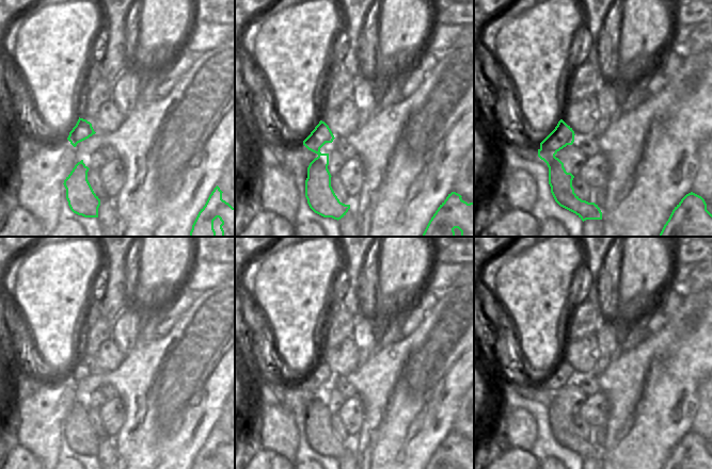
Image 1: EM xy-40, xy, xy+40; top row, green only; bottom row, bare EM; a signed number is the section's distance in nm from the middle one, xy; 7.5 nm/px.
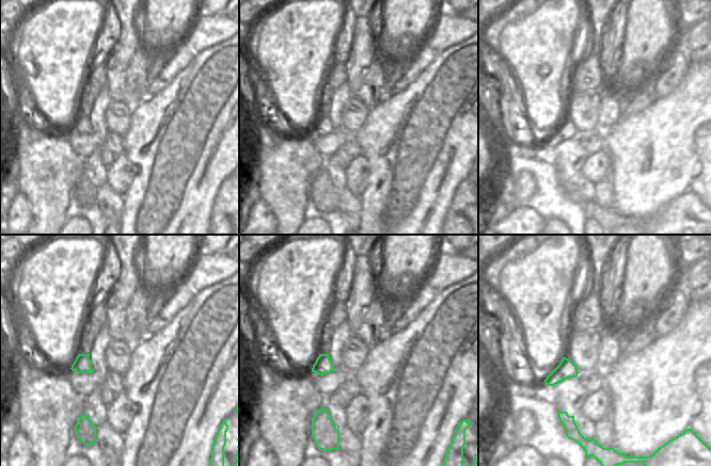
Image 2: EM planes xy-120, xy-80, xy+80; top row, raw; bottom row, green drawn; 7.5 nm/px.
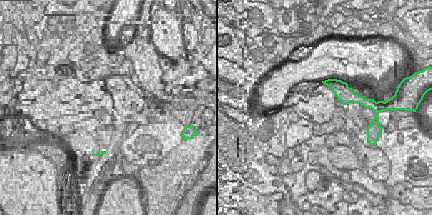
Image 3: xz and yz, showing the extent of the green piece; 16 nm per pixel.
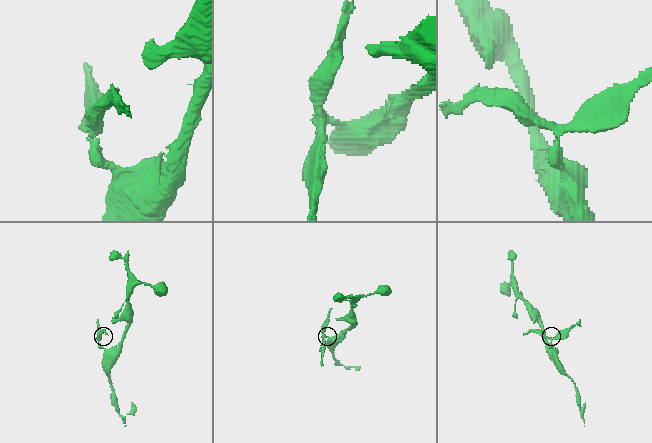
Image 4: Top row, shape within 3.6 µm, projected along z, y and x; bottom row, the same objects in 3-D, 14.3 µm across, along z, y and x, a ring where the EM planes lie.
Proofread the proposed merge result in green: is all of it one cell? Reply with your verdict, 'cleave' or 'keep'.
cleave

